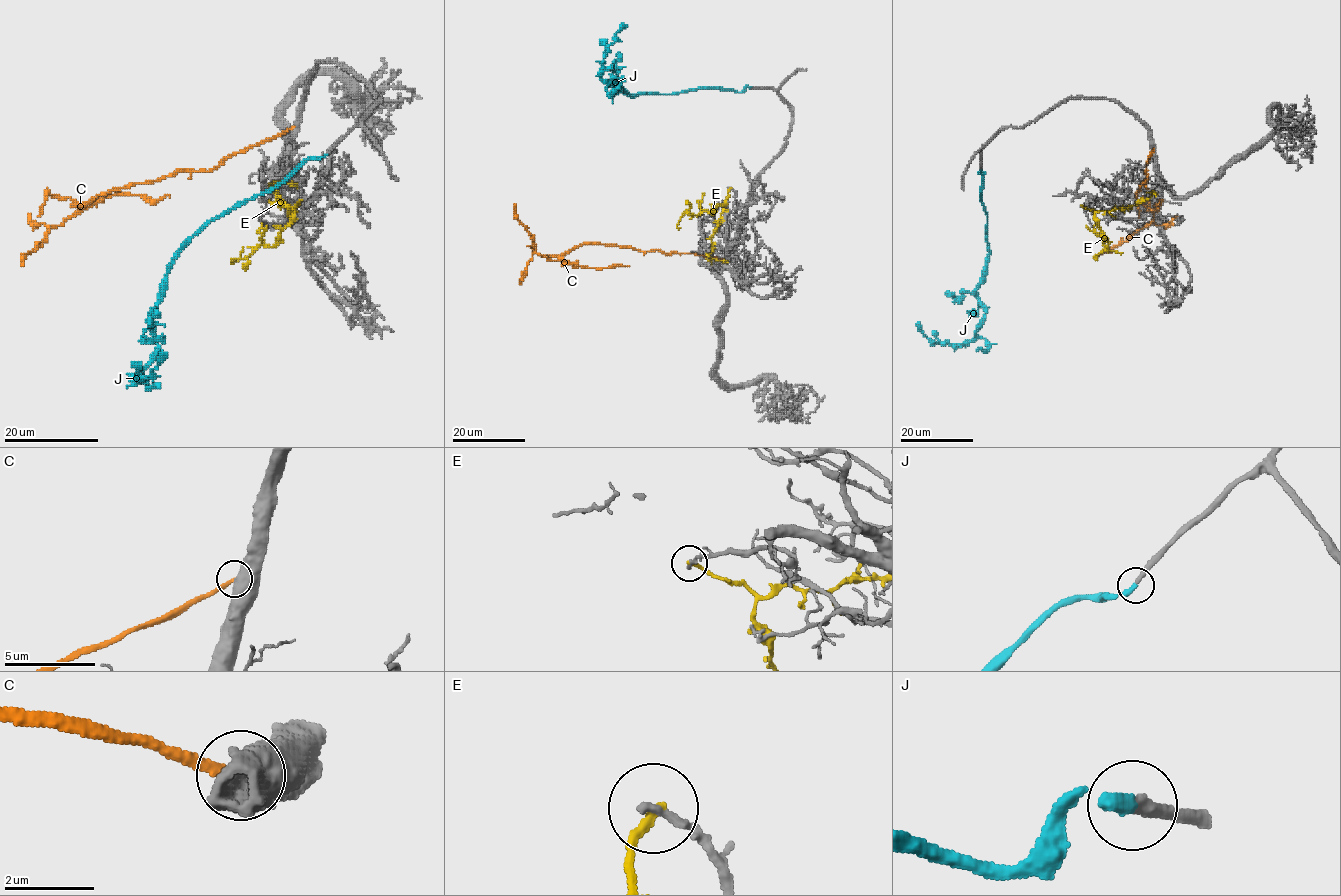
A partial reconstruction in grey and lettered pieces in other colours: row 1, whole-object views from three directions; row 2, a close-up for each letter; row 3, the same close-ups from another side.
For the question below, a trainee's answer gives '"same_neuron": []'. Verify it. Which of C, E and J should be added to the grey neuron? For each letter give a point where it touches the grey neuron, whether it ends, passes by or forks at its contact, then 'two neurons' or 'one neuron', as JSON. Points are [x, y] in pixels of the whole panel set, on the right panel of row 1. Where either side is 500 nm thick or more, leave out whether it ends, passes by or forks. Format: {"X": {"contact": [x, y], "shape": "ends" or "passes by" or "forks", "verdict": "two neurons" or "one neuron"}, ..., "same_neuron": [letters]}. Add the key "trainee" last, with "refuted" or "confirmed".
{"C": {"contact": [1153, 148], "verdict": "two neurons"}, "E": {"contact": [1081, 205], "shape": "ends", "verdict": "two neurons"}, "J": {"contact": [980, 170], "shape": "ends", "verdict": "one neuron"}, "same_neuron": ["J"], "trainee": "refuted"}

